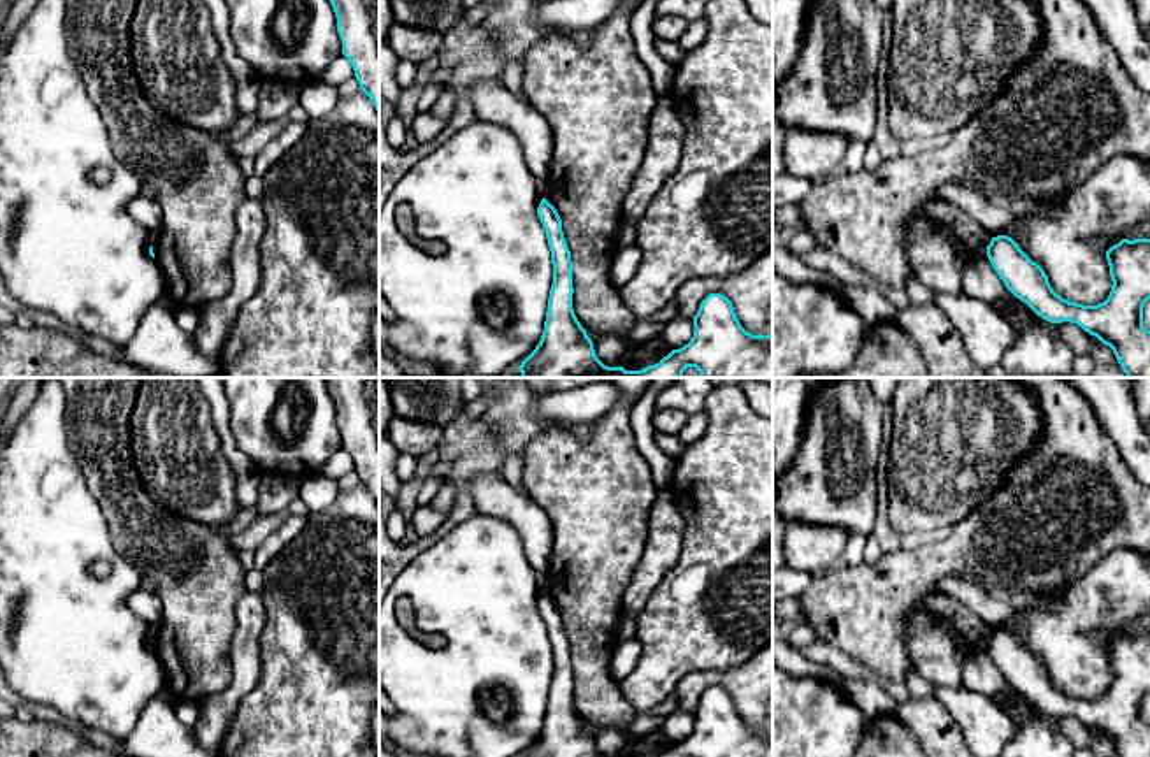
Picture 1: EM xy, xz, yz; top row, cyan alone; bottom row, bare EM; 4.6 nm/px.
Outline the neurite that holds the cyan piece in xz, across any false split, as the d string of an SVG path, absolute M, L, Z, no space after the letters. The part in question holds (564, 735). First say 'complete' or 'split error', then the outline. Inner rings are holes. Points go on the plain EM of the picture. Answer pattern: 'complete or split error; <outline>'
complete; M546 592L541 594L537 609L551 645L553 678L541 734L521 757L602 757L572 703L572 655L562 613Z

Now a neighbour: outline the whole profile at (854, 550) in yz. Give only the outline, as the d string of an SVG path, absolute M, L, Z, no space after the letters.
M850 534L846 544L841 552L846 566L860 566L864 564L864 548L867 543L867 536L864 534Z

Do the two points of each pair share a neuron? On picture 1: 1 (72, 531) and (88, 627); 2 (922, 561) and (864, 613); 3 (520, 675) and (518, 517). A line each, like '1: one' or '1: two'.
1: one
2: one
3: two

